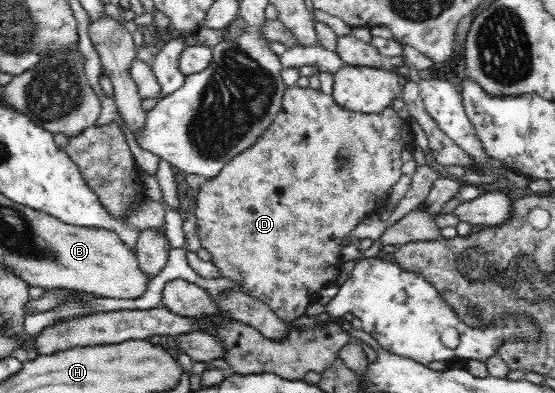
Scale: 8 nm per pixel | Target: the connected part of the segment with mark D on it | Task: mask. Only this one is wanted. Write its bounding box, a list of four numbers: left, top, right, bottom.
[194,86,414,325]

